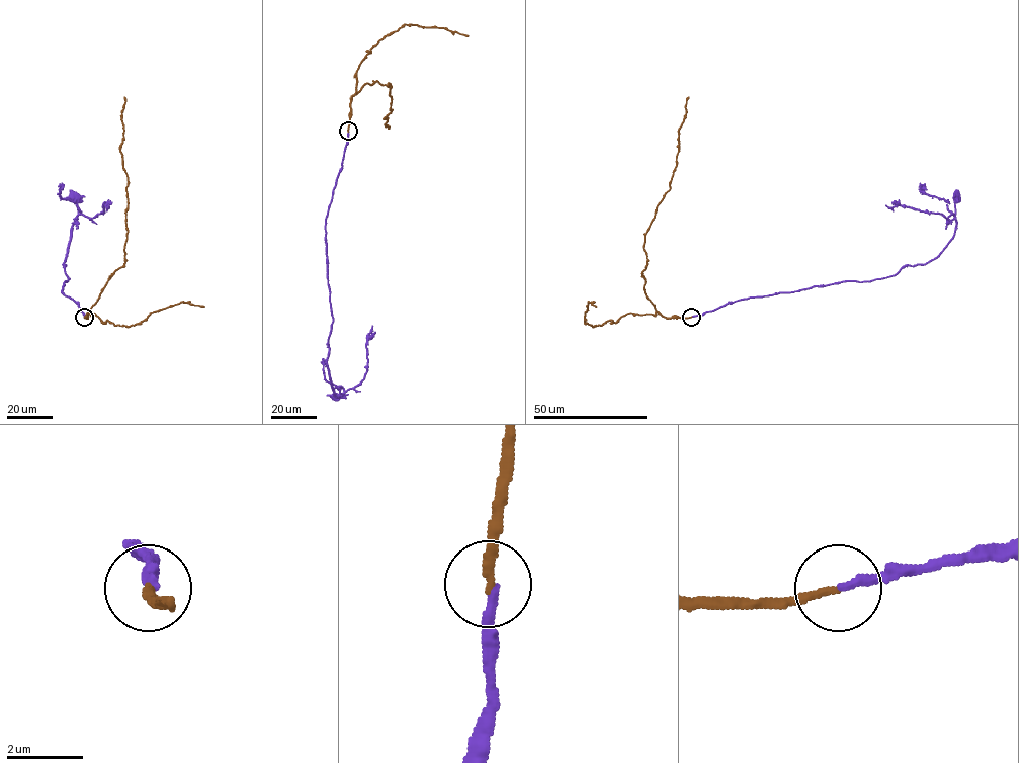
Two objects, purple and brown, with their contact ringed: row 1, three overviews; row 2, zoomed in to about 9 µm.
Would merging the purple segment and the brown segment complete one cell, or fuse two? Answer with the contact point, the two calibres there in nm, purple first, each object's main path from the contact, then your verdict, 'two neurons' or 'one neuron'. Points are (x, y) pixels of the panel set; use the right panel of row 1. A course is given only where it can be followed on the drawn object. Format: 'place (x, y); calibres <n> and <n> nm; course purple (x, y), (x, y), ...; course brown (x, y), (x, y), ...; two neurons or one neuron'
place (691, 317); calibres 220 and 200 nm; course purple (691, 317), (750, 298), (881, 279), (894, 275), (903, 266), (925, 264), (939, 254), (953, 235), (957, 197); course brown (691, 317), (665, 318), (658, 312), (644, 291), (642, 273), (646, 263), (645, 234), (670, 188), (688, 97); two neurons

